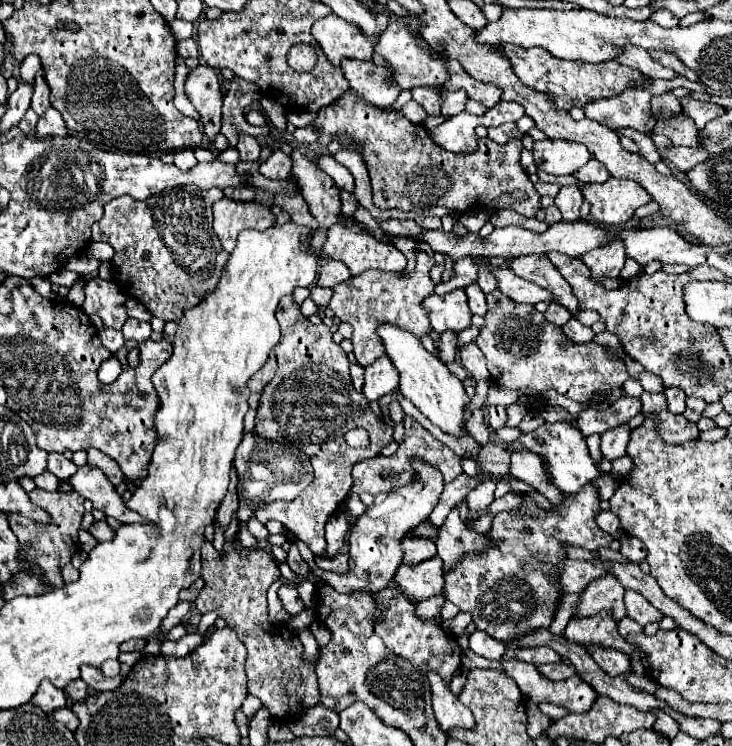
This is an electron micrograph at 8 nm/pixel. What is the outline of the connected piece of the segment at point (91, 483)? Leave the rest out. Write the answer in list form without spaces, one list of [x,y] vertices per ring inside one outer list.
[[[80,467],[74,477],[68,479],[76,493],[80,493],[84,499],[90,499],[96,509],[100,509],[108,517],[116,517],[122,523],[144,523],[144,519],[130,511],[122,497],[116,493],[114,485],[106,479],[106,475],[100,469]]]

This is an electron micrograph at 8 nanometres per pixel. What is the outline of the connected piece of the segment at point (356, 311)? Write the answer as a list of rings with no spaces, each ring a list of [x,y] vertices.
[[[416,255],[416,267],[414,271],[406,273],[382,273],[382,271],[364,271],[358,277],[350,277],[346,283],[338,283],[334,287],[334,295],[330,299],[330,309],[334,315],[350,323],[354,327],[352,345],[354,355],[362,367],[368,367],[378,357],[386,355],[382,341],[376,335],[376,327],[382,323],[400,325],[406,331],[412,331],[416,337],[422,337],[430,331],[428,323],[428,311],[422,307],[422,299],[426,295],[434,293],[434,283],[430,279],[430,269],[434,265],[434,257],[430,255]]]

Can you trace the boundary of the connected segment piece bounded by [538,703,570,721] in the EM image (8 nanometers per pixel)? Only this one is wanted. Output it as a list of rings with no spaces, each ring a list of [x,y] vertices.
[[[542,703],[542,705],[538,705],[552,721],[558,721],[558,719],[562,719],[562,717],[566,717],[566,715],[570,715],[570,711],[566,711],[566,709],[562,709],[562,707],[558,707],[558,705],[550,705],[550,703]]]

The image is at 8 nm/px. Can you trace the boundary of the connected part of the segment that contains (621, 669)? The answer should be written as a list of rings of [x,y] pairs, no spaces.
[[[590,645],[590,647],[586,647],[586,651],[598,663],[598,667],[604,673],[608,673],[610,677],[630,671],[630,659],[628,659],[628,655],[624,655],[620,651],[614,651],[610,647],[598,647],[598,645]]]

